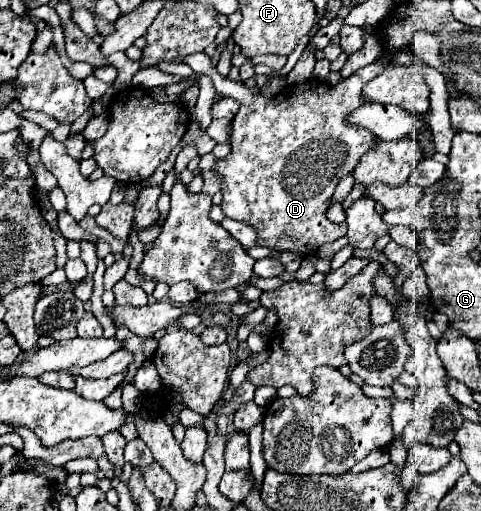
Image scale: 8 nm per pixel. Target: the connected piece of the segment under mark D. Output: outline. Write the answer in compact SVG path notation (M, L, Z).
M206 53L186 57L182 63L190 65L198 75L210 75L218 93L240 101L240 111L232 119L232 151L212 165L212 171L222 179L220 207L224 215L254 227L258 233L256 245L304 257L314 255L324 243L344 237L346 223L328 221L326 209L338 181L354 171L360 157L376 141L374 133L348 125L344 117L364 103L360 95L362 87L376 77L384 65L374 61L338 85L312 83L310 79L298 85L286 85L278 95L268 99L258 95L256 87L248 89L244 83L222 77Z

